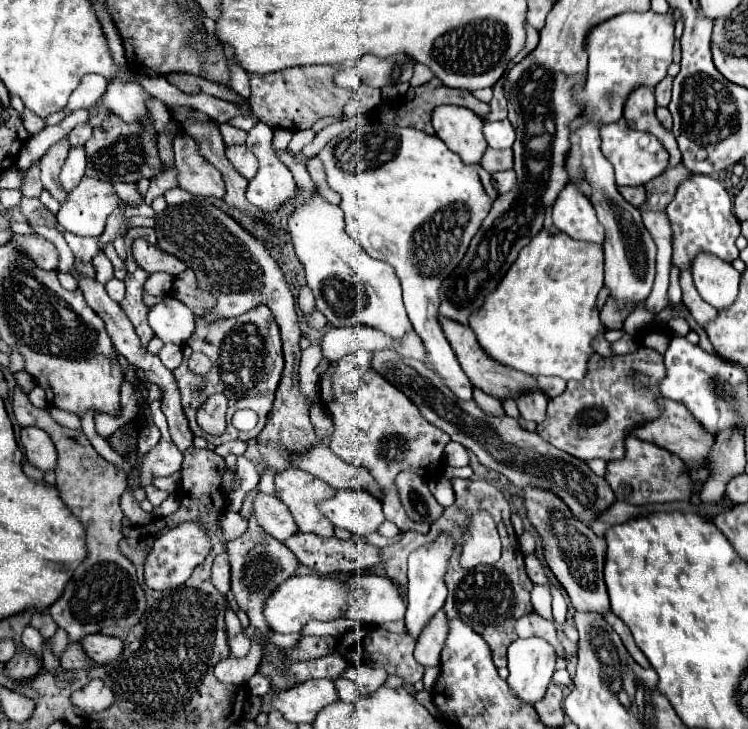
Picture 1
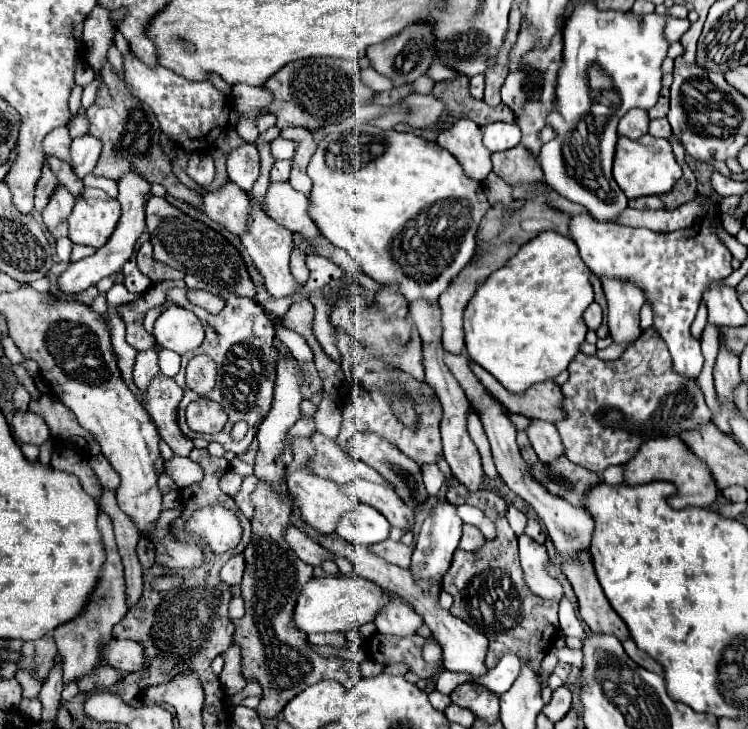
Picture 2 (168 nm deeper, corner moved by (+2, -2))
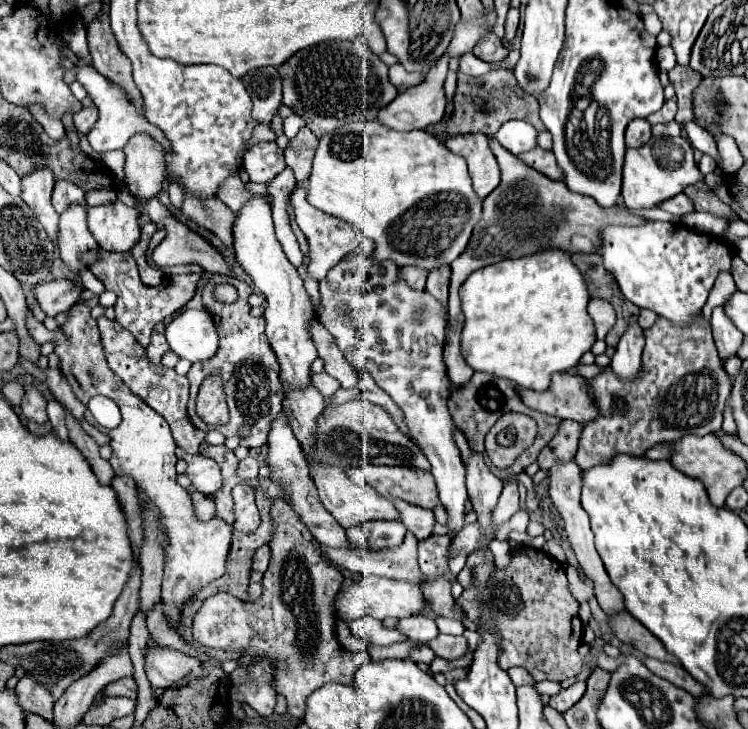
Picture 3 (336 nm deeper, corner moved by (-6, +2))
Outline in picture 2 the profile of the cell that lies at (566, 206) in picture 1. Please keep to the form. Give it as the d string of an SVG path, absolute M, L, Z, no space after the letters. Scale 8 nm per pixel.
M718 205L708 207L714 207L714 215L702 213L698 225L672 233L642 231L618 223L596 223L590 215L572 215L570 219L570 237L592 273L598 277L608 275L620 281L632 281L644 289L646 303L650 303L654 311L654 329L666 341L674 359L674 369L688 379L696 379L704 363L700 341L690 335L690 325L702 301L702 293L712 281L732 273L732 255L712 231L714 221L720 217L720 209Z

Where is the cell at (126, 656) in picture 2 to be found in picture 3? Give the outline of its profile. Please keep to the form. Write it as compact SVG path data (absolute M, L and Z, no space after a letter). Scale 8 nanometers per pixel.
M148 647L146 675L154 687L180 687L186 679L202 673L200 661L170 647Z

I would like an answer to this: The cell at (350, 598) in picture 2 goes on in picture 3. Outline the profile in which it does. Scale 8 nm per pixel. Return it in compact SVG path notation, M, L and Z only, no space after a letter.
M366 575L360 581L354 581L346 593L338 593L334 597L334 611L340 619L346 623L352 623L364 615L370 615L374 619L386 619L386 617L410 617L418 615L426 609L424 597L420 593L420 587L408 581L398 581L398 579L386 579L386 577L376 577L376 575Z

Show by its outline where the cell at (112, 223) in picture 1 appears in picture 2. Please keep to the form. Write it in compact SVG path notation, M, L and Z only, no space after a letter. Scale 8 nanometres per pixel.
M128 171L118 179L118 201L122 205L122 217L120 217L120 225L116 227L116 231L112 233L112 237L108 239L108 245L104 245L104 249L98 249L94 255L78 261L78 263L70 263L70 267L58 277L58 291L64 297L74 297L82 291L86 291L88 287L96 285L100 279L114 275L118 271L122 271L122 265L130 259L136 239L142 235L146 223L144 223L144 199L150 193L150 183L136 171Z

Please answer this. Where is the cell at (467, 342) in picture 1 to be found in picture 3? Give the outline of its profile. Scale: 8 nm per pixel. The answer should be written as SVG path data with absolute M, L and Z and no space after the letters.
M554 373L550 387L542 393L520 387L516 389L524 405L540 413L554 415L560 419L572 419L578 423L586 423L598 417L598 409L594 407L592 397L588 395L588 381L578 375Z

